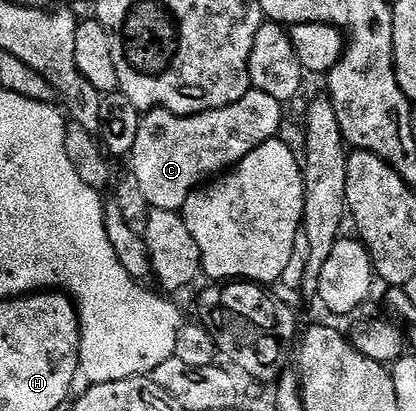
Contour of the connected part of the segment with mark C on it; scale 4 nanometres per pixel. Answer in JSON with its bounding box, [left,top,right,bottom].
[130,88,284,210]

